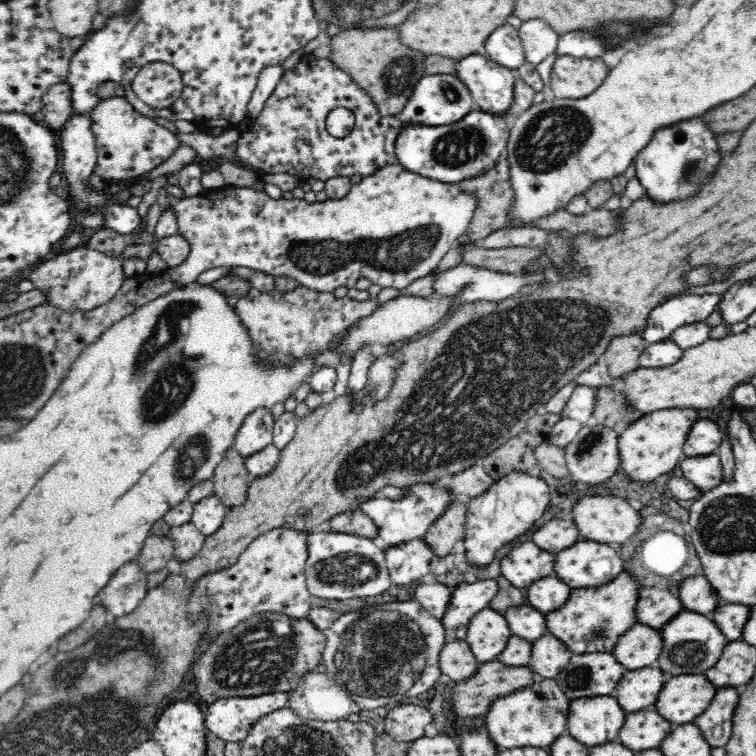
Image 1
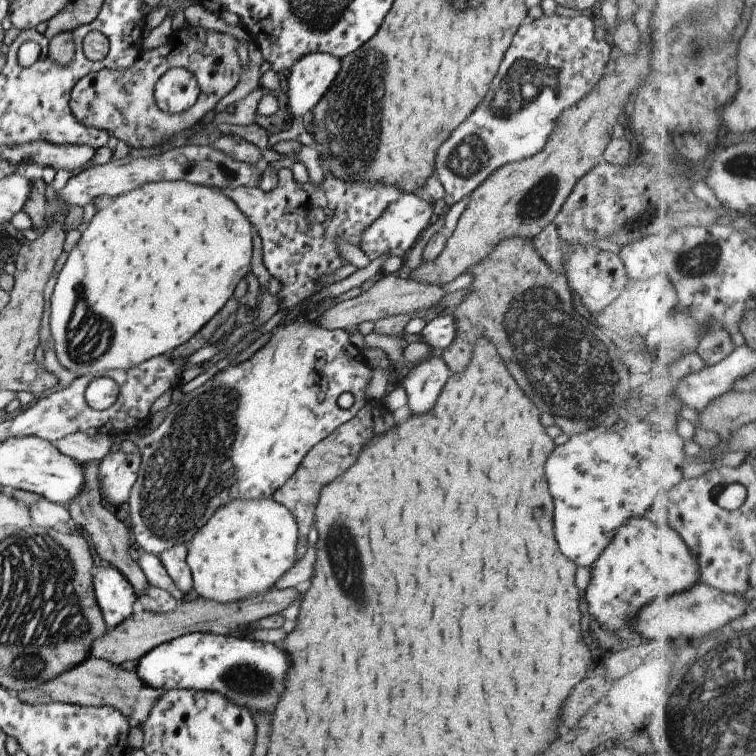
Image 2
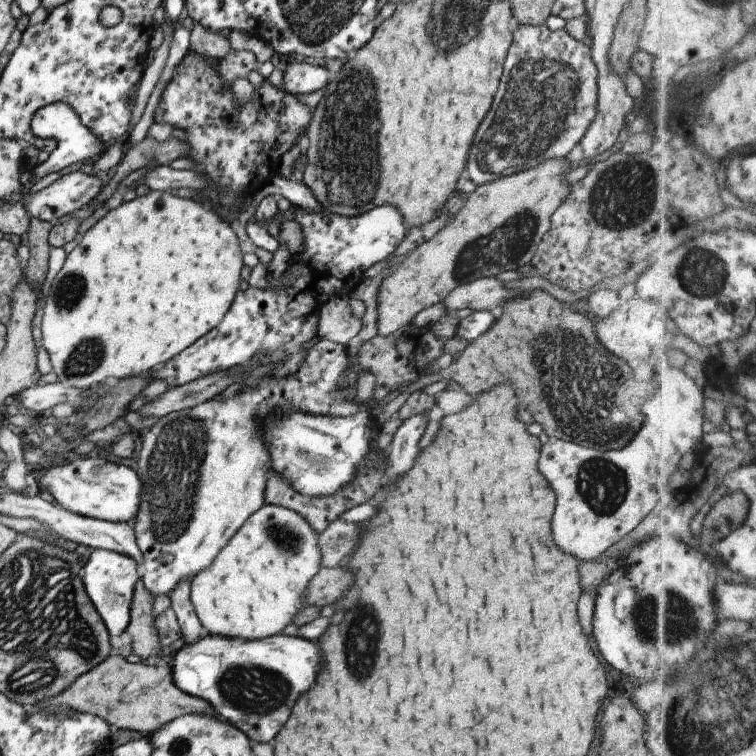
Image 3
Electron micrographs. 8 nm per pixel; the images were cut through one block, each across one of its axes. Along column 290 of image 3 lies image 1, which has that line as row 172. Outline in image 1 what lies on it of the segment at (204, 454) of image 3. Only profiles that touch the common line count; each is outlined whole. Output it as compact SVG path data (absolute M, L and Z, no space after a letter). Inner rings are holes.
M400 164L384 165L384 168L373 172L370 176L363 176L360 182L350 187L346 196L340 197L338 200L326 199L323 202L316 201L315 203L308 203L305 199L297 199L295 197L292 199L284 199L284 197L274 199L264 191L259 191L258 187L234 187L228 184L217 189L203 191L196 196L188 198L176 198L166 193L165 186L160 189L159 193L166 197L169 206L174 209L174 213L176 213L177 233L183 236L189 244L189 253L186 262L179 266L168 268L165 274L165 277L168 279L172 279L172 281L181 285L189 284L195 282L202 272L206 272L206 270L212 268L244 267L259 270L274 277L290 276L290 278L298 281L299 286L306 286L306 288L320 292L333 292L338 286L346 286L350 289L356 284L359 278L367 278L371 283L378 284L381 288L392 287L401 291L409 284L414 283L415 280L431 274L436 270L442 258L444 258L444 254L450 251L451 248L454 248L454 246L460 244L458 241L459 236L464 234L464 231L468 228L468 223L472 220L477 205L477 198L473 194L462 190L456 182L452 184L438 182L426 176L420 176L410 172Z

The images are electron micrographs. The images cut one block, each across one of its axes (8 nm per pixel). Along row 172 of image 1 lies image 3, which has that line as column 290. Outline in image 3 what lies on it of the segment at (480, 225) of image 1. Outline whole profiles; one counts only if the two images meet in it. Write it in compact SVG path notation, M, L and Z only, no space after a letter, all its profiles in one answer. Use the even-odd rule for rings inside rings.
M372 413L372 415L373 416L370 418L372 426L370 450L364 457L364 460L358 470L355 472L356 476L351 481L348 481L347 485L340 487L340 490L335 492L333 495L325 497L311 497L296 492L296 489L293 489L293 486L285 479L285 476L278 474L276 471L272 471L267 478L265 504L278 505L297 512L300 516L304 517L304 520L310 524L311 529L314 530L315 533L320 534L330 526L330 523L336 521L336 518L340 516L340 514L346 512L346 510L350 510L350 508L354 508L354 506L368 502L368 500L374 496L374 492L378 490L380 480L382 480L383 484L385 476L384 470L386 470L389 465L387 459L388 449L384 451L384 454L379 453L378 445L376 444L376 440L378 439L378 434L382 426L378 424L378 421L376 421L374 413Z

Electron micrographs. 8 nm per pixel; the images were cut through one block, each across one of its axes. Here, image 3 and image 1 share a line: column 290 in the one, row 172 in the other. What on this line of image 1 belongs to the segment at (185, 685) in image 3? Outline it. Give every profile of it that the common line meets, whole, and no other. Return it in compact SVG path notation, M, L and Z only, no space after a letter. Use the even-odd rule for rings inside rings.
M700 117L682 120L658 130L633 160L636 177L648 196L656 202L670 202L696 194L700 184L710 172L716 170L720 162L720 150L714 136L716 134Z

